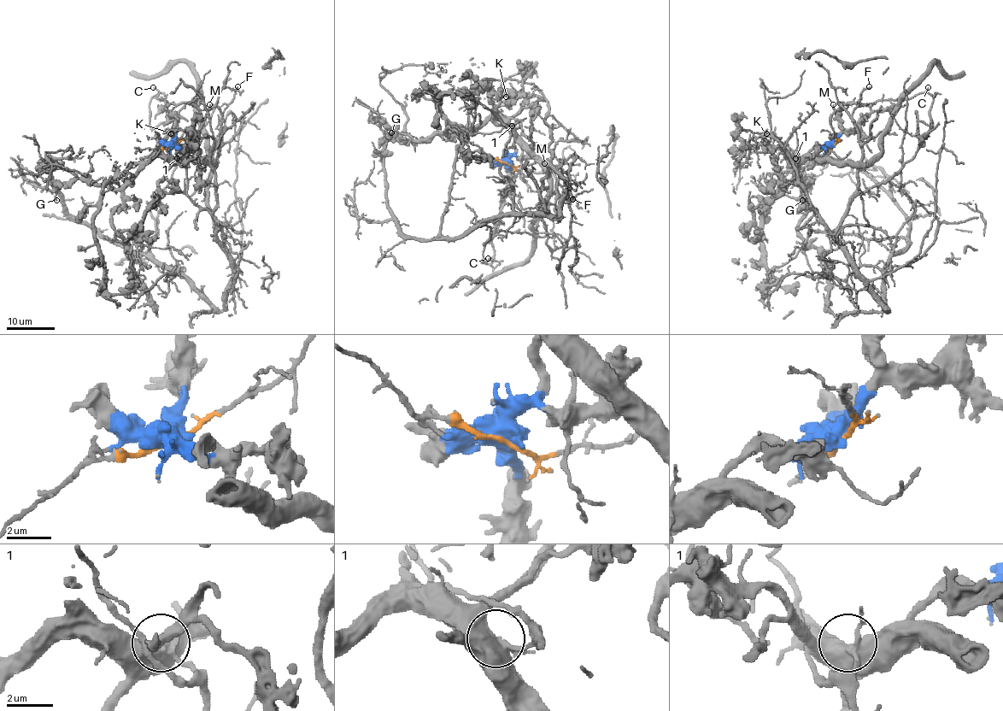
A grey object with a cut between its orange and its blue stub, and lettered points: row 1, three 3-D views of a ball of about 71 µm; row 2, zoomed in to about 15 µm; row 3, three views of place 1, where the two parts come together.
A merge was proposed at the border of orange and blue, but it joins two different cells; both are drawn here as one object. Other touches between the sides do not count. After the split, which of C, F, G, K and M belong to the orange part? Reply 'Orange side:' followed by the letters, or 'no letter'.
Orange side: C, F, M

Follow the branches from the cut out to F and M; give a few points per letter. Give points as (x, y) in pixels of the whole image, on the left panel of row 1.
F: (172, 144), (192, 135), (214, 106), (221, 114), (237, 87)
M: (172, 144), (184, 140), (201, 126), (209, 103)

